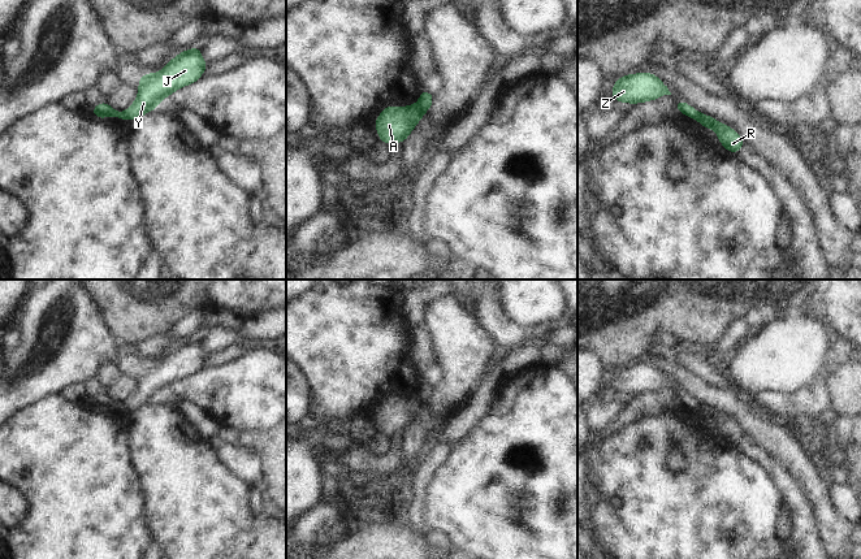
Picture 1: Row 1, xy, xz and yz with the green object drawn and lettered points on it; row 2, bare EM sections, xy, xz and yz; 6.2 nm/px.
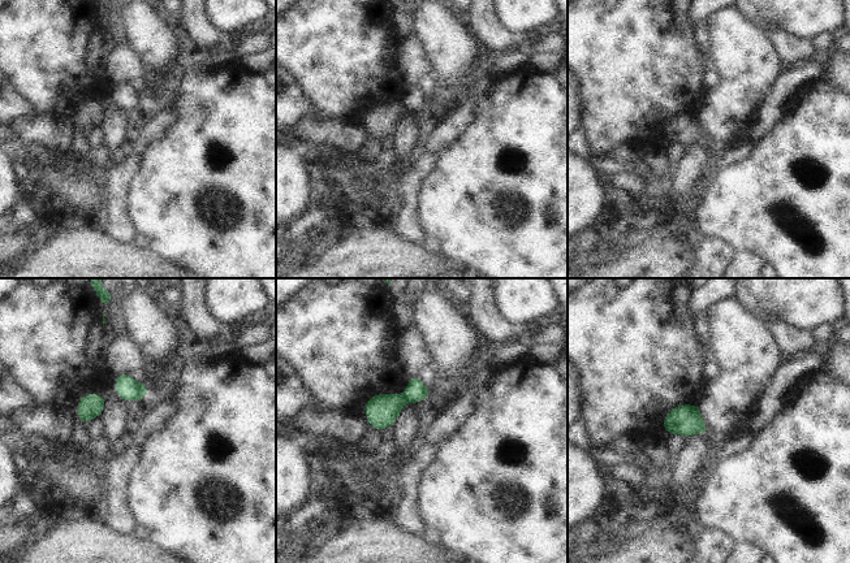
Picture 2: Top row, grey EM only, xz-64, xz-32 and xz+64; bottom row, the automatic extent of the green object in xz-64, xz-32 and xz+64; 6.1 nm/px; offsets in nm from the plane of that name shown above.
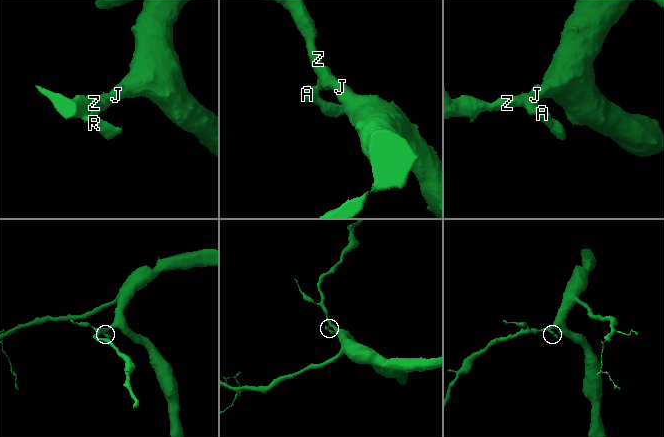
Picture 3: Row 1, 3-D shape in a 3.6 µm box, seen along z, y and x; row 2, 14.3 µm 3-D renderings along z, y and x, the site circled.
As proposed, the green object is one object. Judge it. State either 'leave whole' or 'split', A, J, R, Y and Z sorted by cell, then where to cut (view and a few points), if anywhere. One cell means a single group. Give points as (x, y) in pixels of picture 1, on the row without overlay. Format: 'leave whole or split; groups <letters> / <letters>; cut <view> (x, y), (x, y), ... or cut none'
split; groups A R / J Y Z; cut xz (416, 395), (424, 403)

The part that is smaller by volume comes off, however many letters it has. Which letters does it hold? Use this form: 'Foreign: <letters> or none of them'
Foreign: A, R.

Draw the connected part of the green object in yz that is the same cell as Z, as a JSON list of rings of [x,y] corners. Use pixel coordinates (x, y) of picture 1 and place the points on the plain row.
[[[649,363],[616,368],[610,386],[618,394],[636,396],[645,393],[656,393],[663,386],[671,386],[671,384],[661,369],[653,363]]]

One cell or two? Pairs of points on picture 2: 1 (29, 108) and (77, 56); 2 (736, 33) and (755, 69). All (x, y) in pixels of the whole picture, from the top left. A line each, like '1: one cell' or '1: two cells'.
1: two cells
2: one cell

